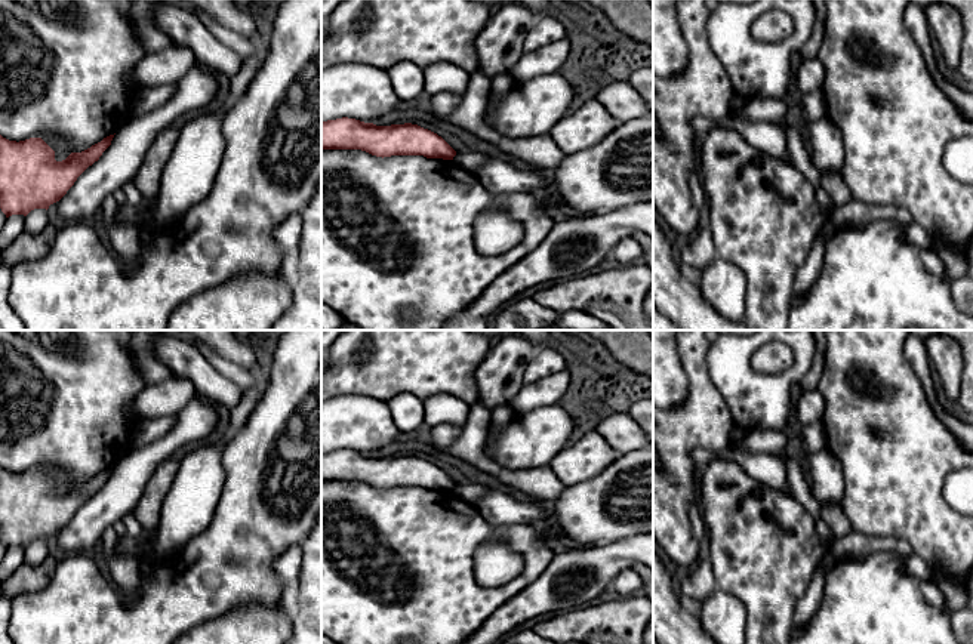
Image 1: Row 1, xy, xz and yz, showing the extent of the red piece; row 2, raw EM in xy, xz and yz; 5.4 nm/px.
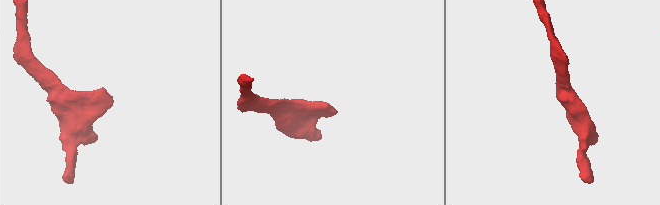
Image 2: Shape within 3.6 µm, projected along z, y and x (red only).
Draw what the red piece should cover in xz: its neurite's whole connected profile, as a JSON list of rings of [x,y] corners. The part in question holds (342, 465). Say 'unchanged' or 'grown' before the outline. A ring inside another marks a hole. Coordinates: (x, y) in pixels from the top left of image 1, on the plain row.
unchanged; [[[348,449],[321,453],[321,481],[361,481],[382,490],[424,487],[453,492],[456,487],[441,468],[418,456],[376,457]]]

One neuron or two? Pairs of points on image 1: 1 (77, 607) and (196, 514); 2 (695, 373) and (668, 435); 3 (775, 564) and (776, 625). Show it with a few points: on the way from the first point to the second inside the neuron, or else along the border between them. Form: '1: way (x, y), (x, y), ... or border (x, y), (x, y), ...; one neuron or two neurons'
1: border (191, 539), (175, 552), (159, 554); two neurons
2: way (696, 388), (696, 407), (683, 421); one neuron
3: way (775, 579), (775, 610); one neuron

